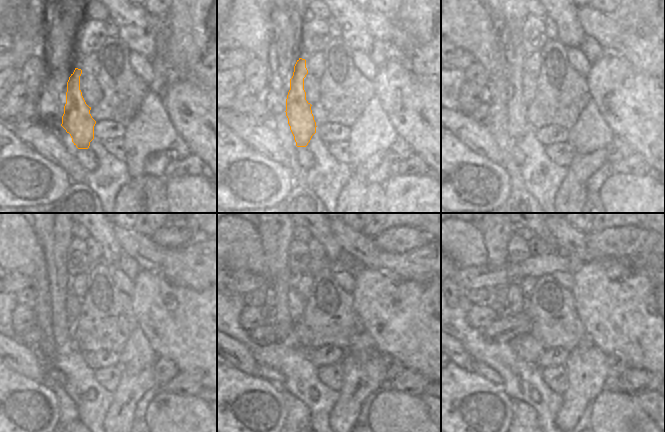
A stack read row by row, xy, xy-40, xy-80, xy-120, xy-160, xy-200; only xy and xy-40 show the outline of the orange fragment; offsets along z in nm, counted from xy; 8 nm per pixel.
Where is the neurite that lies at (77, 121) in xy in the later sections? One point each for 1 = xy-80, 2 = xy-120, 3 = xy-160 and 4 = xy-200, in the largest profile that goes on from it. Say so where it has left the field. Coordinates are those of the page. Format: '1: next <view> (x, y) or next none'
1: next xy-80 (508, 9)
2: next xy-120 (53, 233)
3: next xy-160 (275, 233)
4: next xy-200 (497, 233)

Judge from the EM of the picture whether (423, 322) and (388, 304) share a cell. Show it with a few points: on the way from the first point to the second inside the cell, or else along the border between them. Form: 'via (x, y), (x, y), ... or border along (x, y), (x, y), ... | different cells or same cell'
via (414, 322), (405, 319), (397, 313) | same cell

